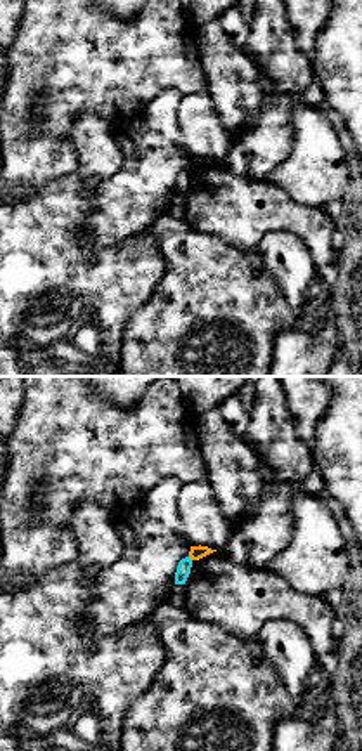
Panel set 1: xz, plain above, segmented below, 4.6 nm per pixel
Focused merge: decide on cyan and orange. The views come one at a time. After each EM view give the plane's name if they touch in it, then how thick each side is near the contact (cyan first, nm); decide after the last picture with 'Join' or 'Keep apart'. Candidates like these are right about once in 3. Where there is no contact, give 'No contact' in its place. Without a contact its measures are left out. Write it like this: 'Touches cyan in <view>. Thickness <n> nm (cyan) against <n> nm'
Touches cyan in xz. Thickness 70 nm (cyan) against 60 nm

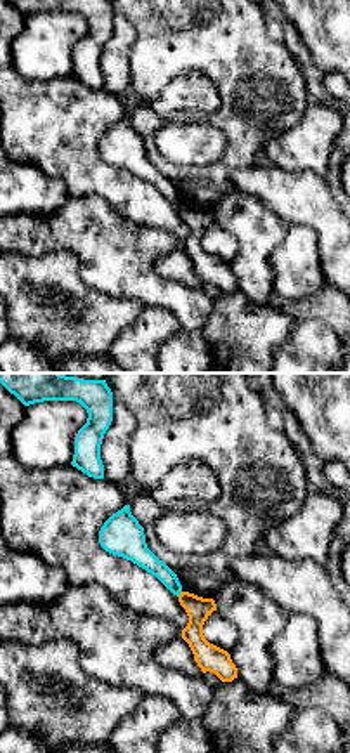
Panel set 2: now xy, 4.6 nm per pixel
Touches cyan in xy. Thickness 90 nm (cyan) against 120 nm

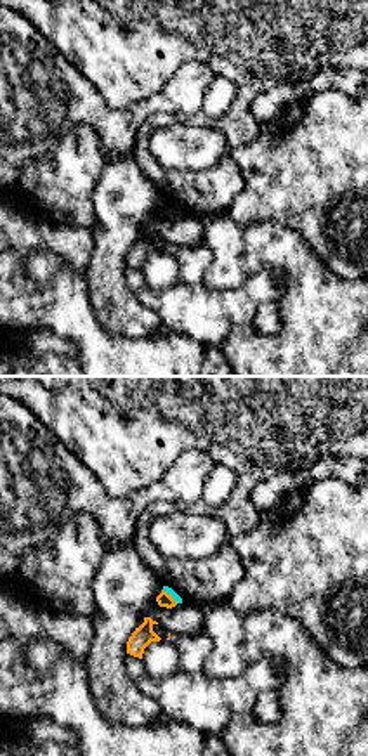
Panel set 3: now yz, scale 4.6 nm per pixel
Touches cyan in yz. Thickness 40 nm (cyan) against 70 nm

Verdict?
Keep apart

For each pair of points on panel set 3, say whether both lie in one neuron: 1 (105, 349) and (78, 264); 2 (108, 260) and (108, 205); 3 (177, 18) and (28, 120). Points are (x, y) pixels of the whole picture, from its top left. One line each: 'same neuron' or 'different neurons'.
1: same neuron
2: same neuron
3: different neurons

